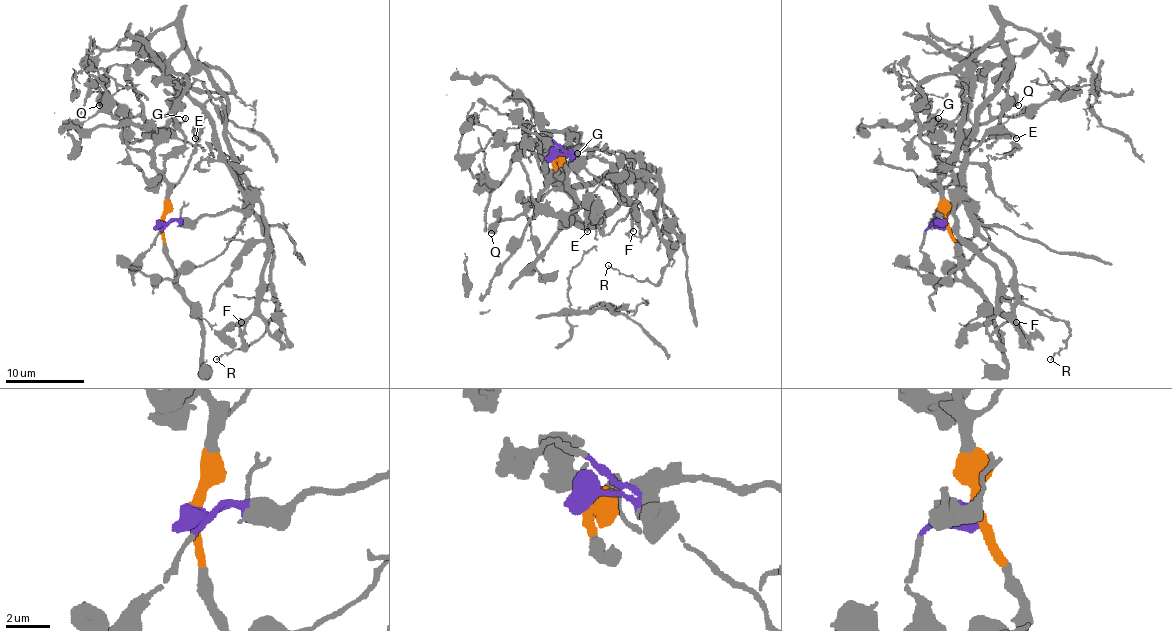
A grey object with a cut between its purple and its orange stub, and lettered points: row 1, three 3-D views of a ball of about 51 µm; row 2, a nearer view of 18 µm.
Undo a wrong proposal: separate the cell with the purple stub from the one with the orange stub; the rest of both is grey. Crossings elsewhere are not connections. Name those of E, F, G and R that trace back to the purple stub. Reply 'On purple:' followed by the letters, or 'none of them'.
On purple: F, G, R

